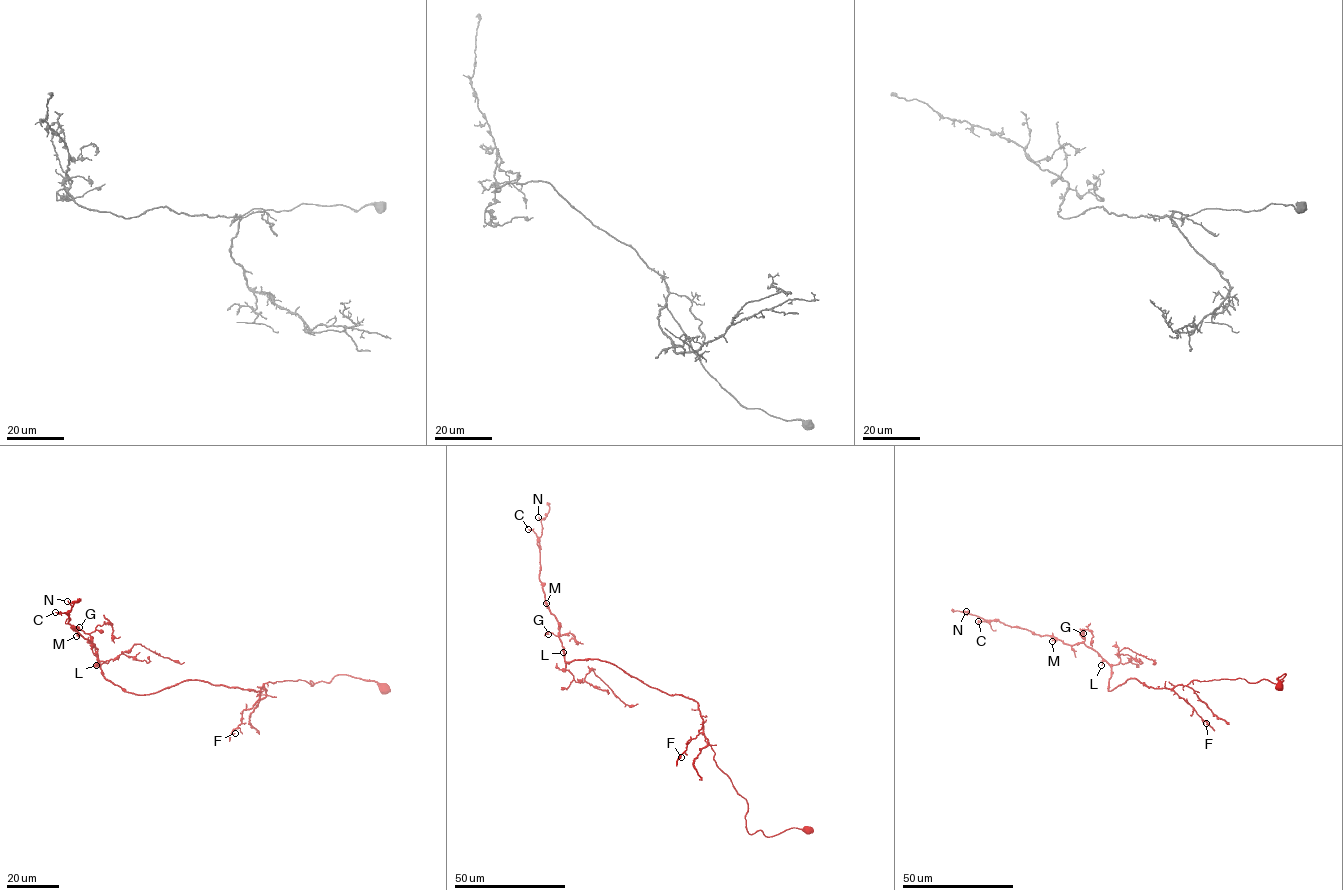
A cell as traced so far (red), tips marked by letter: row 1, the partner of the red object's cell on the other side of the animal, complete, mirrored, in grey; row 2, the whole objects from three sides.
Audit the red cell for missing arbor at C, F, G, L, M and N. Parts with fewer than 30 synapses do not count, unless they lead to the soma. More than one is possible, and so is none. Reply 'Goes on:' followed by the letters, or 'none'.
Goes on: none

